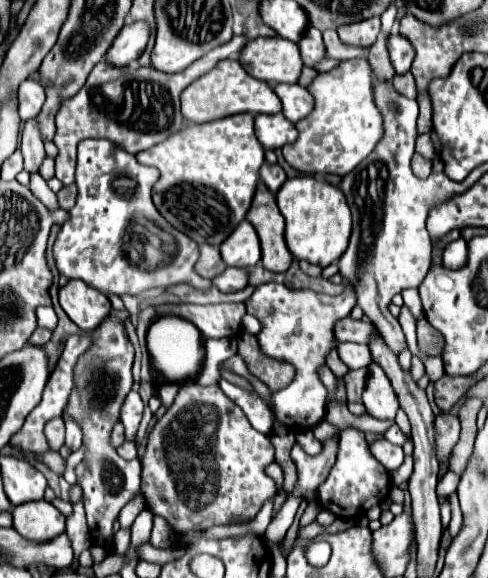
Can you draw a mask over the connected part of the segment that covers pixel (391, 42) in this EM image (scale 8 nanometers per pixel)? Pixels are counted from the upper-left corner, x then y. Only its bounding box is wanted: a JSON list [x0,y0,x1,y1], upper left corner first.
[388,32,416,74]

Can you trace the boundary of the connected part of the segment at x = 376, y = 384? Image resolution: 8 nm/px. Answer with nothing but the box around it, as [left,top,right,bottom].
[364,364,398,420]

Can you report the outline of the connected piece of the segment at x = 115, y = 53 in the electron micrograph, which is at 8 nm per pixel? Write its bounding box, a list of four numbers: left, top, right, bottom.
[108,20,150,66]

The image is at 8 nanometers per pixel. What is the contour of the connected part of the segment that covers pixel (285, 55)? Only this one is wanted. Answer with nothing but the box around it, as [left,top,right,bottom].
[238,38,302,86]

